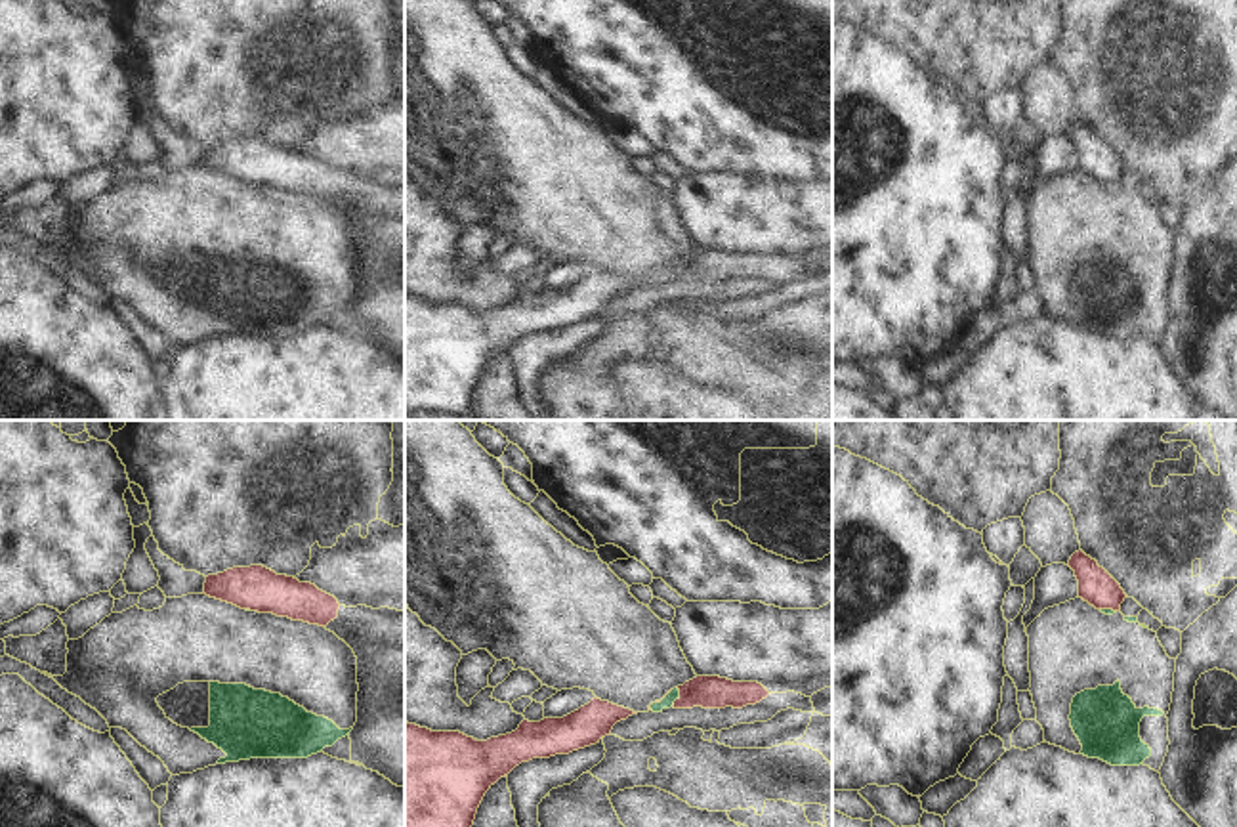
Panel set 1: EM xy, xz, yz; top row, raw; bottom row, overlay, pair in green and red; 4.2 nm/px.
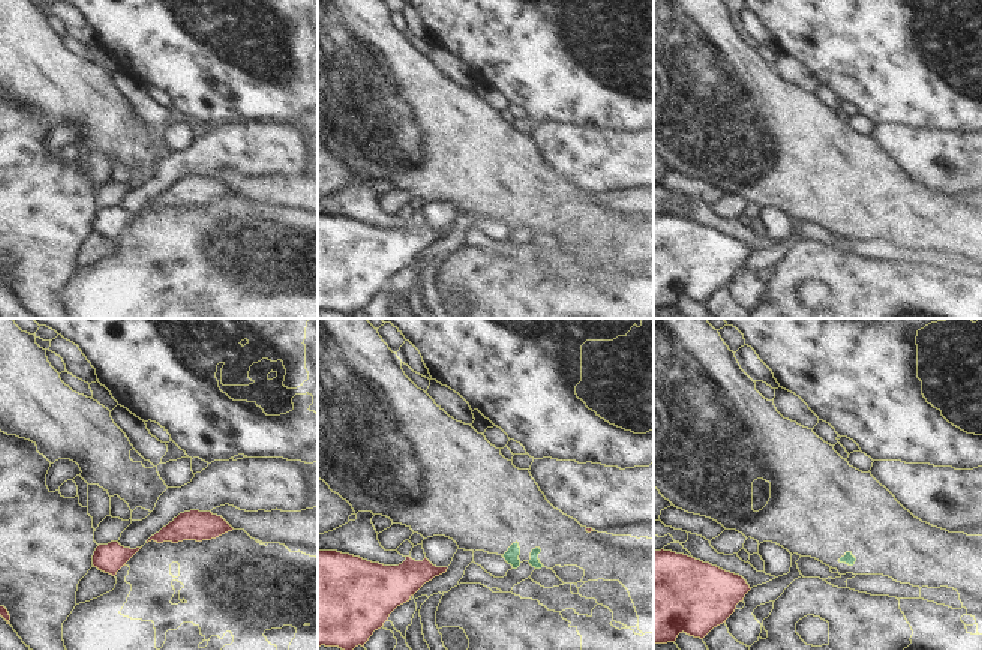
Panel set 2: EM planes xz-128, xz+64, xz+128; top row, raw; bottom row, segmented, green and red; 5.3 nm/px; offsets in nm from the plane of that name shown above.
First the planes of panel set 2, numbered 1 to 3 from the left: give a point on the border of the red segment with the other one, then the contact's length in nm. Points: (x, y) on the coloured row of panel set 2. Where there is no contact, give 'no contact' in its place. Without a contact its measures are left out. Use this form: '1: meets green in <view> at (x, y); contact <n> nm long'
1: no contact
2: no contact
3: no contact

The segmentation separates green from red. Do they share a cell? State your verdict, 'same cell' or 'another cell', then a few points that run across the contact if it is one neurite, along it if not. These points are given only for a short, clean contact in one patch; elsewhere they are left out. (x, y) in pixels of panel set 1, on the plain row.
another cell

